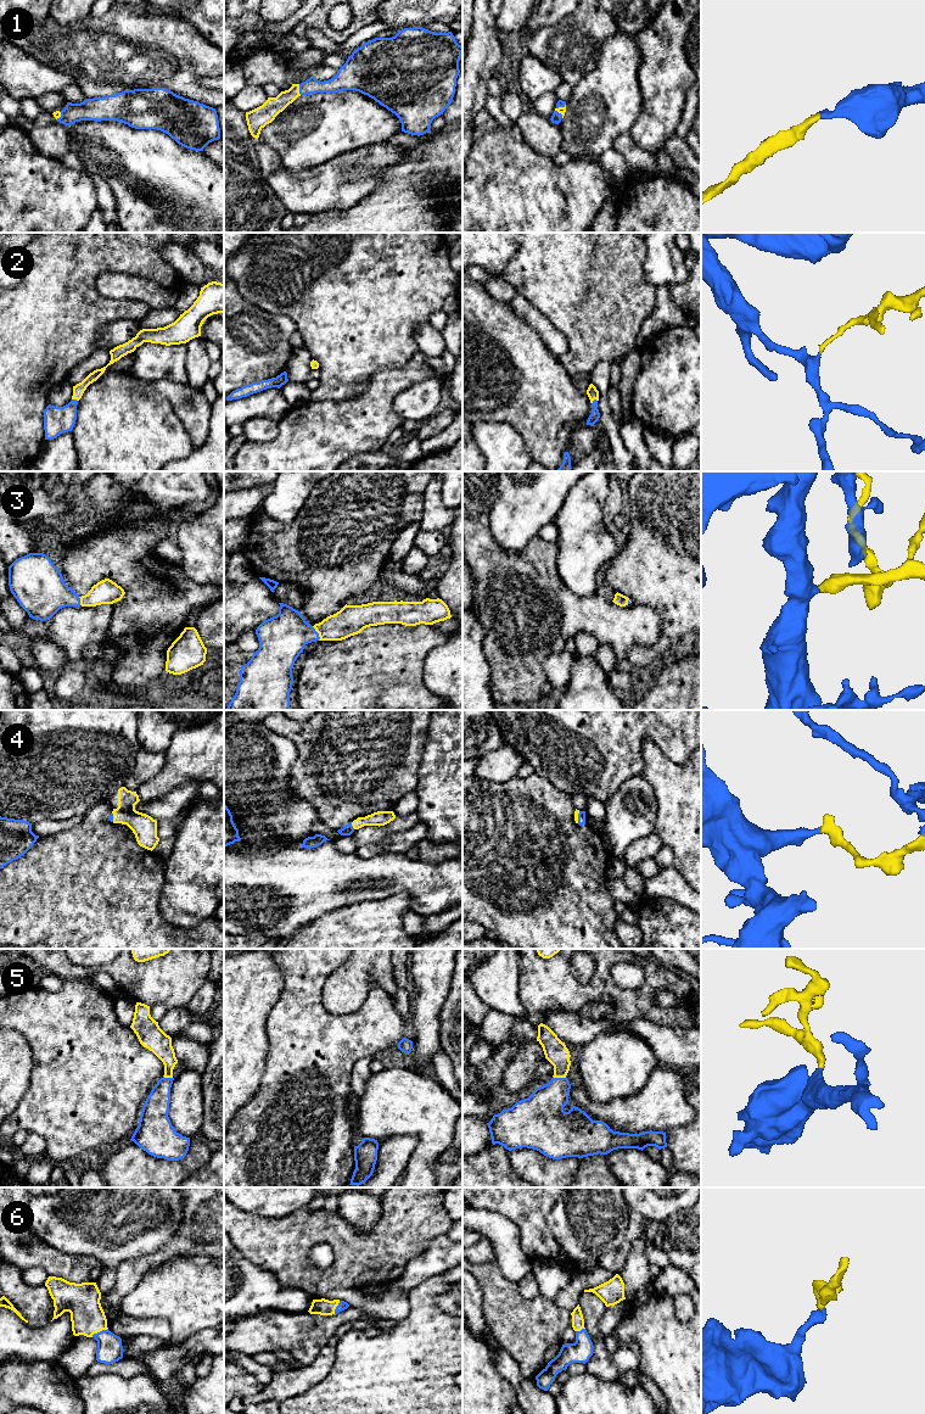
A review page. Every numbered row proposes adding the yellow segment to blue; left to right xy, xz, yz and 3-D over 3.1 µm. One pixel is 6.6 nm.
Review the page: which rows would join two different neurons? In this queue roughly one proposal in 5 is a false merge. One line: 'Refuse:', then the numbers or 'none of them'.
Refuse: none of them

